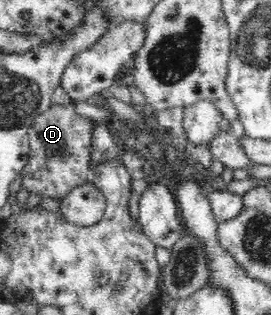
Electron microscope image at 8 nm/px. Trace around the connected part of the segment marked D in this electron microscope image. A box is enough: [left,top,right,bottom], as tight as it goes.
[21,103,96,199]

